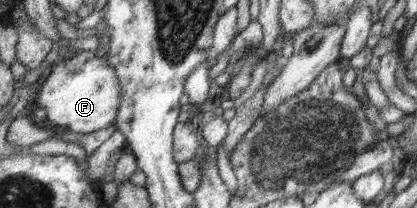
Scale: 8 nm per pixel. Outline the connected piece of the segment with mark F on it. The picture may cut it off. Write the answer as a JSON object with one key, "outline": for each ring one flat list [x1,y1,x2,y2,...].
{"outline":[[78,52,74,57,52,66,41,80,38,105,46,111,47,125,79,134,96,133,115,125,123,94,114,68,98,52]]}

